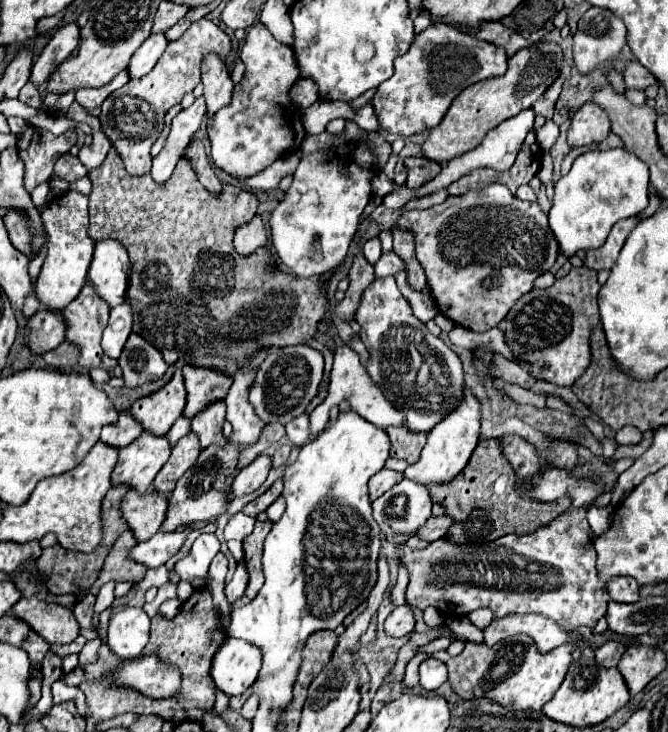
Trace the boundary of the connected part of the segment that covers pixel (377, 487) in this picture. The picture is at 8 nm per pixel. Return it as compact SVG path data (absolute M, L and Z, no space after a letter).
M381 469L369 479L369 499L375 501L381 497L385 491L389 491L393 485L397 485L403 479L403 473L391 471L391 469Z

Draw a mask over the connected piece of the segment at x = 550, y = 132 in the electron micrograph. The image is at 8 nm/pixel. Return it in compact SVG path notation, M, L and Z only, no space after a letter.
M547 121L543 127L537 129L537 143L541 145L541 149L551 149L557 137L559 137L559 127L553 121Z

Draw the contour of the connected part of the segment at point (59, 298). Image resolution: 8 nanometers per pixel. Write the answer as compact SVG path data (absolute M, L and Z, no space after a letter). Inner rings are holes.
M67 191L63 197L57 197L47 203L45 211L41 213L41 219L49 235L49 247L39 279L35 283L35 295L45 309L61 311L79 295L81 287L85 285L89 263L93 259L95 241L87 235L87 197L77 191Z

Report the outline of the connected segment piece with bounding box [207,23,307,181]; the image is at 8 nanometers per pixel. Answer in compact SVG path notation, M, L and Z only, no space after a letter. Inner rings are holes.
M255 23L247 31L241 59L245 63L245 75L243 81L235 85L231 103L207 119L207 137L211 141L215 167L239 181L261 173L279 157L299 151L307 135L301 123L301 111L289 97L289 89L299 79L293 49L279 43L265 25Z

